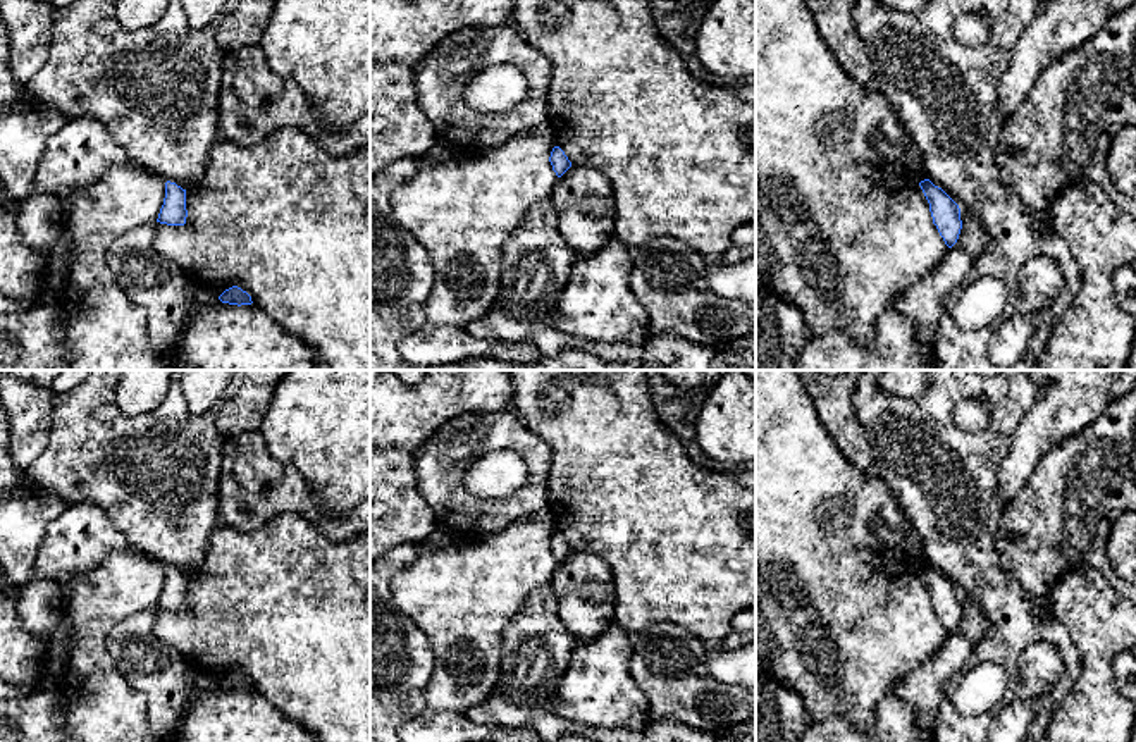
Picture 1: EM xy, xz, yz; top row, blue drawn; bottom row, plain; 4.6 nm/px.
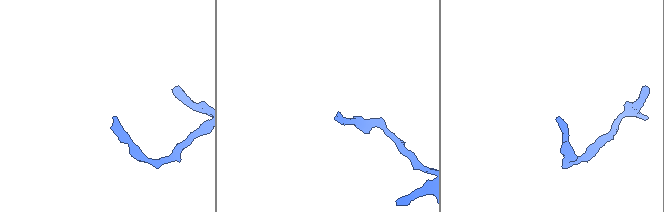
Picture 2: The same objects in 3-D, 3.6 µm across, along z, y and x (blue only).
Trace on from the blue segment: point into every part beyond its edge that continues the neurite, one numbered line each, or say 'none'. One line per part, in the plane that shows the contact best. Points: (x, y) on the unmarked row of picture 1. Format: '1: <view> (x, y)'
none

